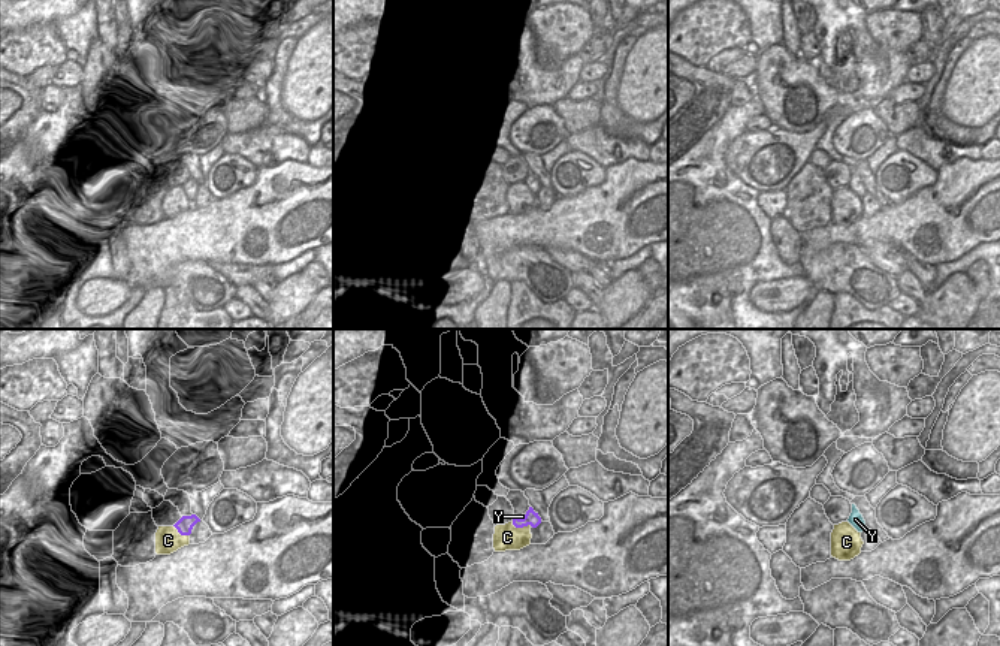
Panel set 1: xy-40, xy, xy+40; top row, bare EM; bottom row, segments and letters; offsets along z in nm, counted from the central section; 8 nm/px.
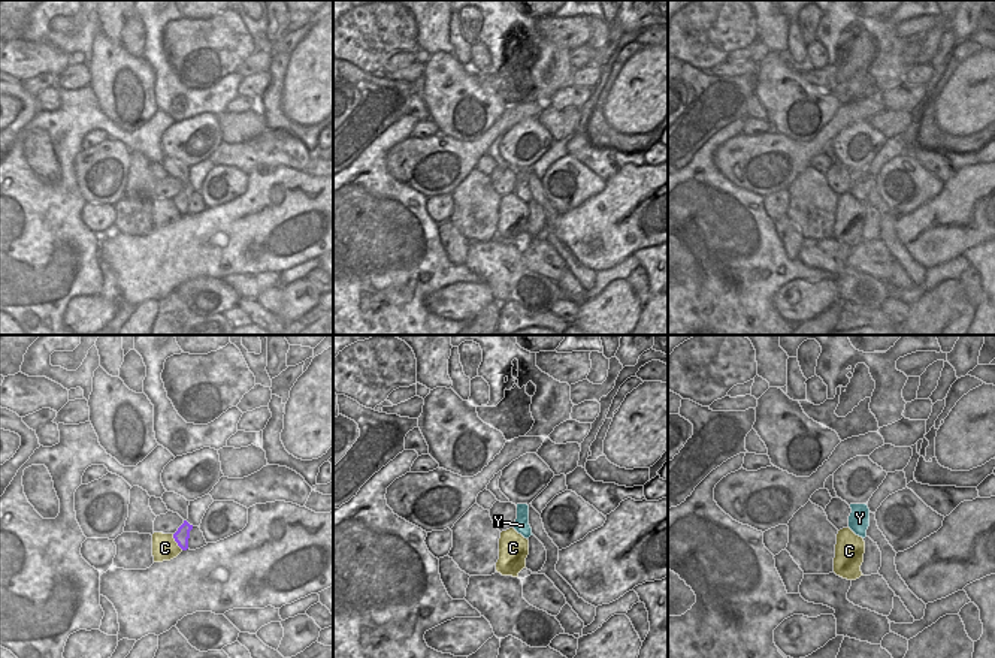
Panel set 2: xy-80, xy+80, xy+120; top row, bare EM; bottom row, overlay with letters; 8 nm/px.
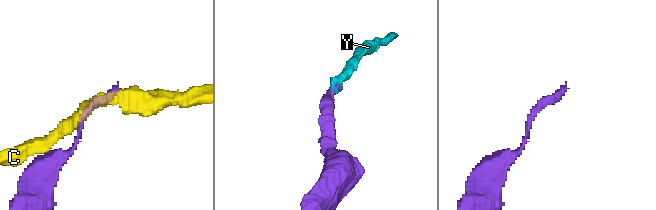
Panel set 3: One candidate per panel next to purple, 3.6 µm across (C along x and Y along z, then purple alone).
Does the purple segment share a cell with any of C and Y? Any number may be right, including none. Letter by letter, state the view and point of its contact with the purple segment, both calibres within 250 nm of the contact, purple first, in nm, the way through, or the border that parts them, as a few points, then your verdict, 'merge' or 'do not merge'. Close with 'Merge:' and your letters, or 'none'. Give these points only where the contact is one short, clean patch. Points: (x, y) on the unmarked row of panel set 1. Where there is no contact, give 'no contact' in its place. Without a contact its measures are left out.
C: meets purple in xy at (520, 192); 120 nm thick on the purple side, 220 nm on the other; do not merge
Y: meets purple in xy at (520, 184); 120 nm thick on the purple side, 30 nm on the other; runs through xy (531, 183), (520, 184), (522, 181); merge
Merge: Y

